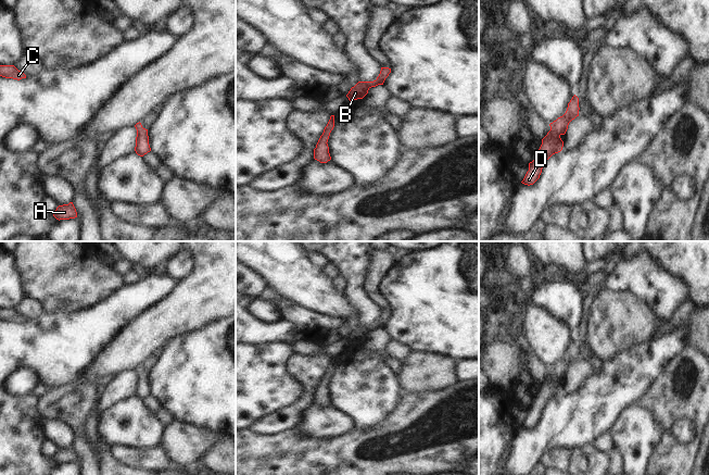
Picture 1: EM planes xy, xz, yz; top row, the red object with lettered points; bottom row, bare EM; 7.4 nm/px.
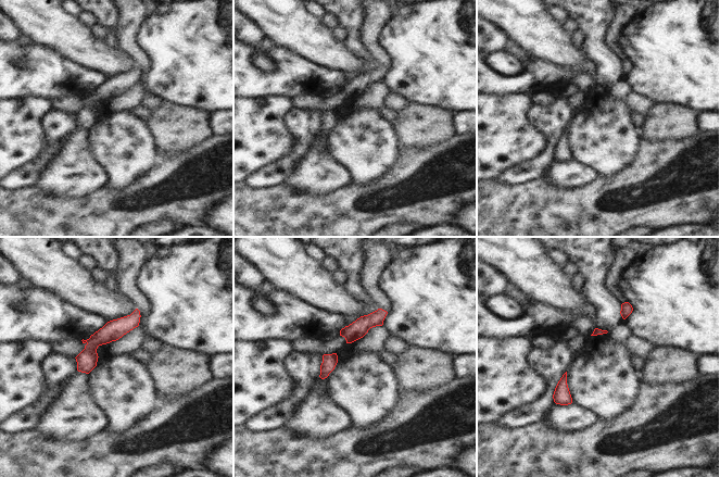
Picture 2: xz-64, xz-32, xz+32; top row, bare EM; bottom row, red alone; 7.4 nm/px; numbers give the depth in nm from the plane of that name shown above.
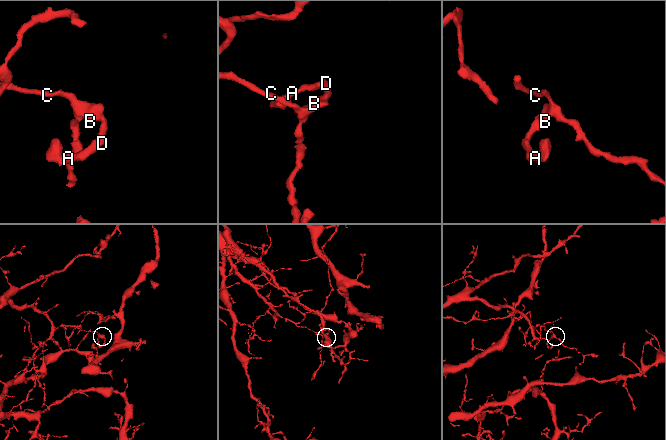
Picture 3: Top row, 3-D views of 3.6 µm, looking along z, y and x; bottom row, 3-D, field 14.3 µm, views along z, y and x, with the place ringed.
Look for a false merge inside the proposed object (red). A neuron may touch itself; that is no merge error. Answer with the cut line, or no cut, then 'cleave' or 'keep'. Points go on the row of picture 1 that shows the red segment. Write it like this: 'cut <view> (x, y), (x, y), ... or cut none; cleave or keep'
cut none; keep

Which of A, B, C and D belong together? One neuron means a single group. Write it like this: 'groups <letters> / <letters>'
groups A B C D

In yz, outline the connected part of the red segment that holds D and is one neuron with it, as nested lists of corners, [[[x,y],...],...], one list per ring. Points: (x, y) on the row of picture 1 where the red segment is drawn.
[[[574,95],[568,103],[566,113],[549,124],[550,130],[542,139],[542,145],[534,160],[529,163],[529,171],[521,182],[522,184],[533,185],[540,178],[545,162],[553,154],[562,150],[564,141],[560,136],[566,134],[569,123],[579,116],[579,110],[579,98]]]

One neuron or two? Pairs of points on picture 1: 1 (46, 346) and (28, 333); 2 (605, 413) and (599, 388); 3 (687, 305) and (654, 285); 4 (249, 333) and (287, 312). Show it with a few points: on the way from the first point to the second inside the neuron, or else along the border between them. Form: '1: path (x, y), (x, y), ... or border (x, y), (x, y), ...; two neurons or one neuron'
1: path (41, 345), (33, 337); one neuron
2: path (600, 407), (600, 395); one neuron
3: border (686, 299), (667, 321); two neurons
4: path (260, 332), (271, 332), (280, 323); one neuron

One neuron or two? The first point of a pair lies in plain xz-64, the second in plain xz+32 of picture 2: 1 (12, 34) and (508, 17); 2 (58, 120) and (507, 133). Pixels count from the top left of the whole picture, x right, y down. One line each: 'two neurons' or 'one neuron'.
1: two neurons
2: two neurons

